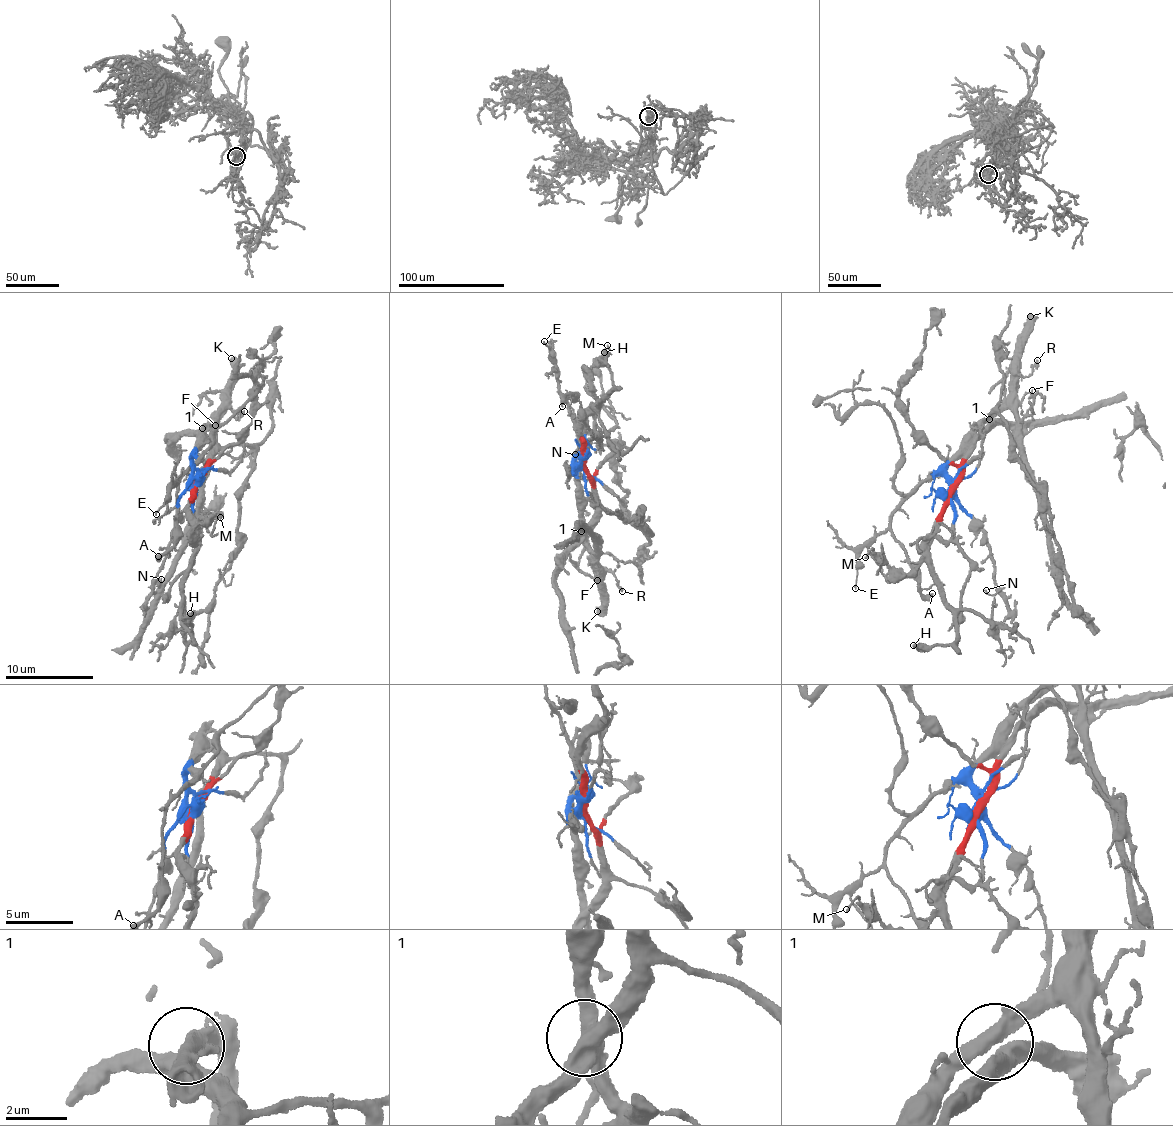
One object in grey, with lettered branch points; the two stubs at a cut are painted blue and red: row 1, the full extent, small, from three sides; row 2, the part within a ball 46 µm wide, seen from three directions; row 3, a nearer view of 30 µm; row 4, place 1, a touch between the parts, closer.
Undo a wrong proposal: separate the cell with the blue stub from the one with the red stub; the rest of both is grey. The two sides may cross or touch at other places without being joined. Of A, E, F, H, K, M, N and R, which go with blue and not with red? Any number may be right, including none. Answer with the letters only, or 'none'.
A, E, F, K, N, R

